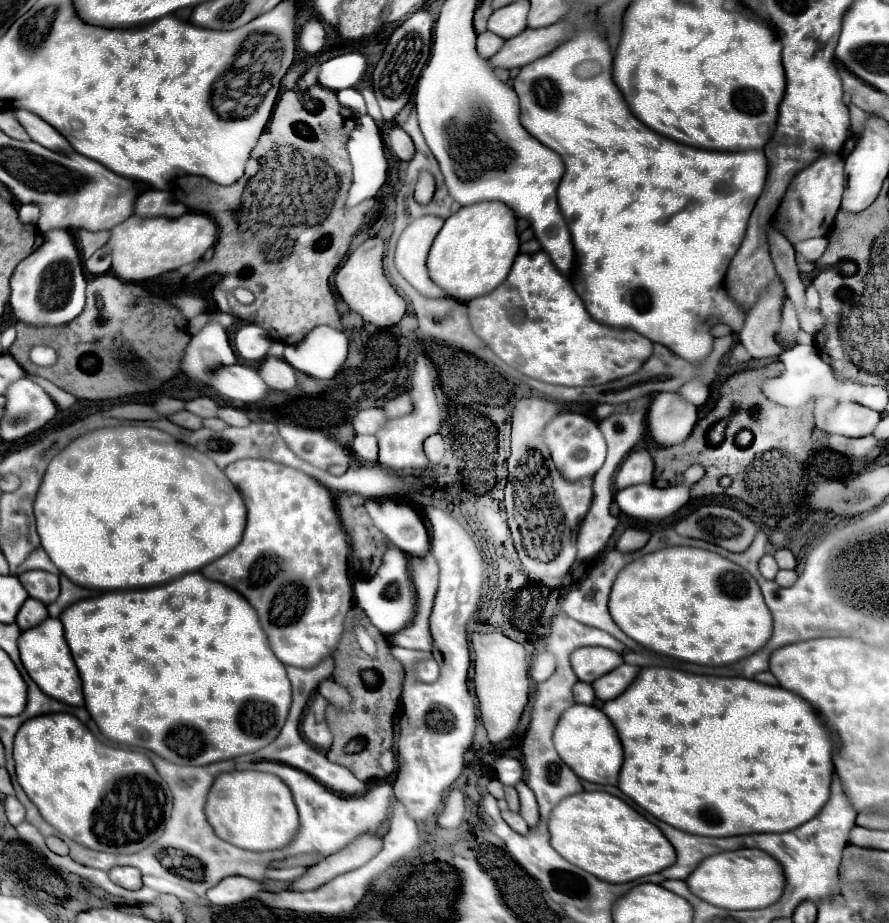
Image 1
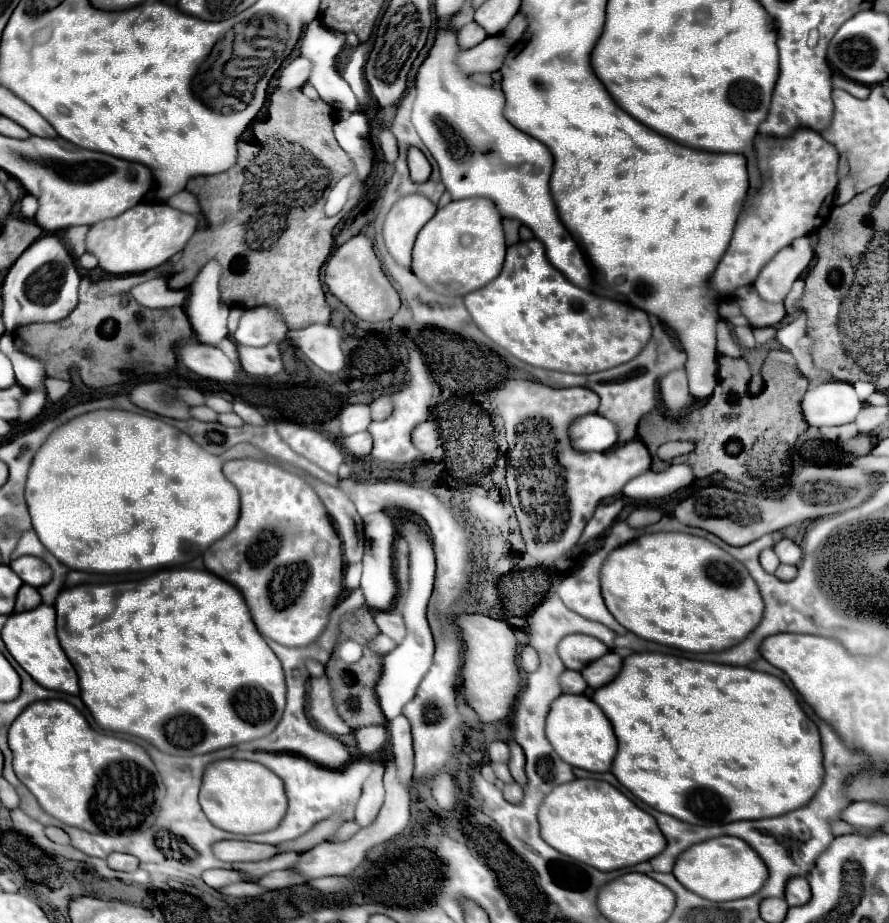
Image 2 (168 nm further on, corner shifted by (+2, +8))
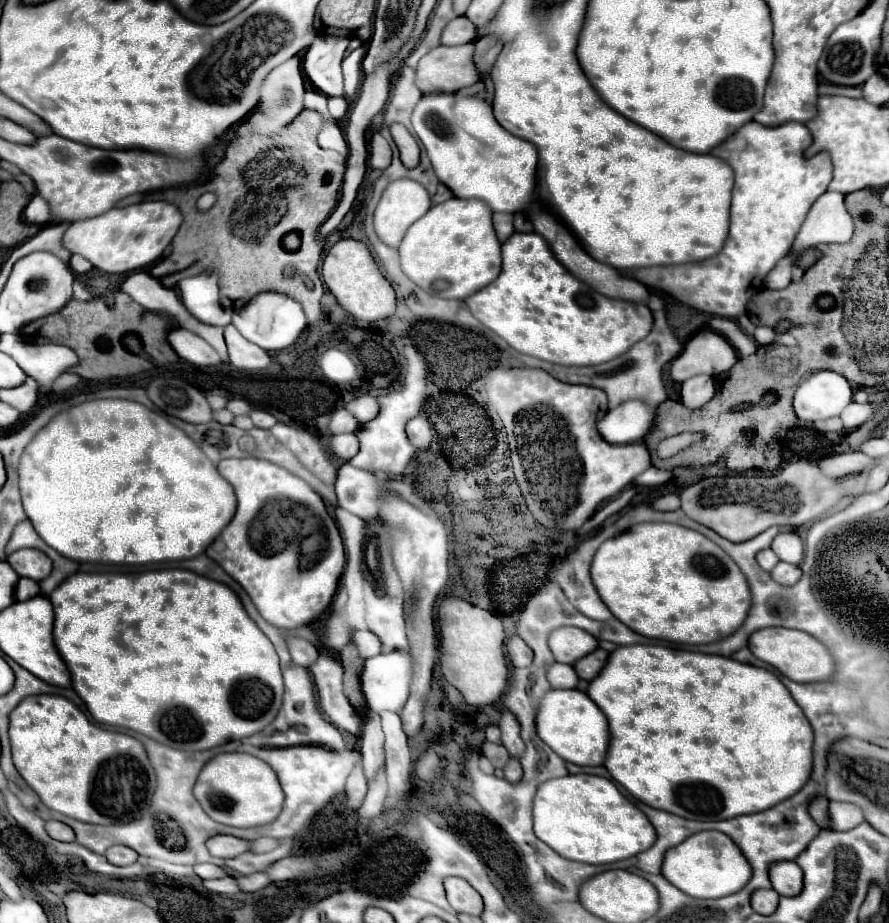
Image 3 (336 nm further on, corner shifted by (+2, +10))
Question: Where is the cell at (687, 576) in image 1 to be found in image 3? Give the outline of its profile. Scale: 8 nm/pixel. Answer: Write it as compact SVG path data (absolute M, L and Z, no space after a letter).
M644 522L608 538L594 554L590 576L610 612L634 632L682 644L708 644L730 636L750 610L750 588L738 564L704 534L678 526Z

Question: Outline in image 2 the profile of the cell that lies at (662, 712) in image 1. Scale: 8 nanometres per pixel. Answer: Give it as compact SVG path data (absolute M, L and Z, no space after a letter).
M640 652L640 654L630 654L628 658L624 658L622 672L606 688L596 690L594 702L598 702L598 706L608 714L608 720L612 722L616 738L618 738L618 754L612 764L612 774L618 778L618 782L624 788L628 788L636 798L646 802L650 808L672 814L674 818L686 820L690 824L714 826L714 824L730 824L736 820L776 818L808 804L818 792L818 788L822 786L824 768L822 768L822 748L820 748L818 726L814 724L814 720L806 716L804 708L796 700L796 694L776 676L756 672L750 668L740 668L740 666L698 662L698 660L676 658L676 656L660 654L660 652Z

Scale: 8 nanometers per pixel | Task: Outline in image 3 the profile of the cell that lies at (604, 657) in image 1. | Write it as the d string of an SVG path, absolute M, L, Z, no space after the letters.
M562 626L562 628L552 630L552 634L548 638L548 646L550 646L556 662L574 664L578 658L584 658L586 654L596 650L598 640L582 628Z

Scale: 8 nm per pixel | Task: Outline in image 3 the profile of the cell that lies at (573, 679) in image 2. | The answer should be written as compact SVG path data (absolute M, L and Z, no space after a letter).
M554 662L548 668L546 678L552 688L576 688L576 684L578 684L578 676L576 676L574 668L570 664L560 664L560 662Z

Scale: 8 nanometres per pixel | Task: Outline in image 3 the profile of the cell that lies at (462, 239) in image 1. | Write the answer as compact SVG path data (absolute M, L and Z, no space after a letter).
M450 198L432 206L404 234L400 246L402 272L422 290L440 296L464 300L488 286L500 274L500 242L492 226L492 210L480 200Z

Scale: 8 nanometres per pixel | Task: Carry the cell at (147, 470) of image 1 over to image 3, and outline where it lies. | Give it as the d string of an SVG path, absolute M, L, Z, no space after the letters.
M120 398L88 400L68 410L62 410L34 436L30 446L26 446L26 450L22 452L20 464L18 464L18 474L20 474L20 496L22 496L24 512L28 520L32 522L34 530L48 546L52 546L56 552L76 562L98 562L100 560L100 562L112 562L112 564L148 564L148 562L160 562L160 560L196 558L210 546L210 542L222 532L226 522L230 522L230 518L236 512L232 486L218 474L216 466L196 446L196 442L188 438L172 422L168 422L164 414L154 412L146 408L144 404L138 404L132 400L120 400Z

